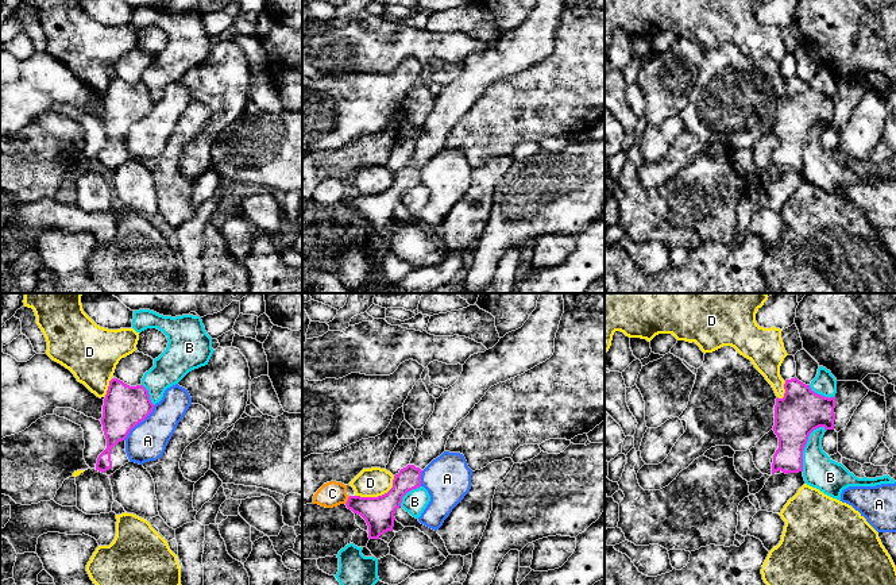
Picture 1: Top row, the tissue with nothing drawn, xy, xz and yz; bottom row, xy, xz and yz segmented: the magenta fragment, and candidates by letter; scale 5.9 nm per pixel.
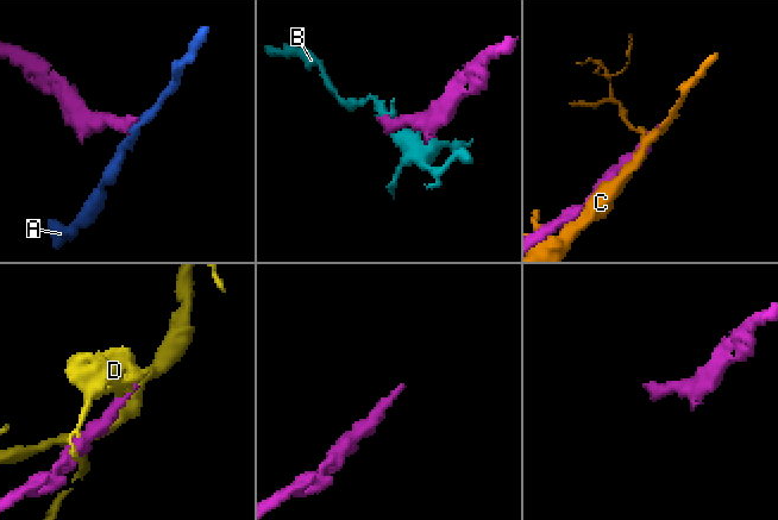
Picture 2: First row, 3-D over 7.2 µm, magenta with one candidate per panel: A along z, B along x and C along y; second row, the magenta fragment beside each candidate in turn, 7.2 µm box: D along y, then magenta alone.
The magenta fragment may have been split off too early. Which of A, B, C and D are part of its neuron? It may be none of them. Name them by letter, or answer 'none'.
none

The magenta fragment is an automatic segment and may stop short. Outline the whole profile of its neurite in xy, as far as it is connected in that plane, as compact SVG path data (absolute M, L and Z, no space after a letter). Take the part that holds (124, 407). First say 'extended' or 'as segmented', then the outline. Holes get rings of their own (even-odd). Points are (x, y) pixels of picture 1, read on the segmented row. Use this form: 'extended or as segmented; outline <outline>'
extended; outline M117 378L109 381L101 417L107 449L97 458L96 470L111 476L130 462L124 439L152 409L143 385L130 386Z

